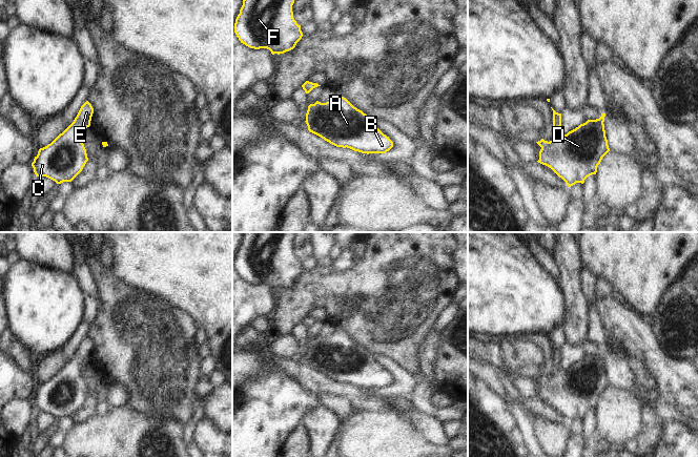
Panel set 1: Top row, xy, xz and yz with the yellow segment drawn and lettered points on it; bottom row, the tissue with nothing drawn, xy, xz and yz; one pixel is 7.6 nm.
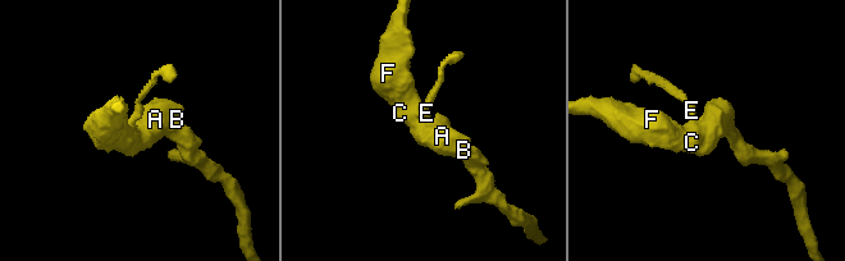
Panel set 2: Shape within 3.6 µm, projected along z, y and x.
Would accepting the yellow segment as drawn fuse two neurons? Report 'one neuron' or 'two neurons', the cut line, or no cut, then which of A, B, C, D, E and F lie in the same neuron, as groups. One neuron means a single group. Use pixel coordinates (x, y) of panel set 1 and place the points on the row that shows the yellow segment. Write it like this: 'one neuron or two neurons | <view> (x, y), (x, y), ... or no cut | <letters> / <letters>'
one neuron | no cut | A B C D E F

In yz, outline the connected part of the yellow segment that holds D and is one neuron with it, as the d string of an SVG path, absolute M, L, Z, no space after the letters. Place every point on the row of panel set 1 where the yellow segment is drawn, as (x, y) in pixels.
M553 108L553 127L555 129L555 138L553 141L545 141L541 139L536 142L540 147L538 163L550 167L566 184L571 187L576 183L584 183L584 180L596 174L597 167L602 158L610 151L604 130L604 117L596 120L588 120L567 134L561 134L559 128L561 126L561 113L556 112Z

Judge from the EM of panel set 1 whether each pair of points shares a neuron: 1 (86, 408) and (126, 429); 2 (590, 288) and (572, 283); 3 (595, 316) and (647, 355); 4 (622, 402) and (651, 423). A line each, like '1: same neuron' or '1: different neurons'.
1: different neurons
2: different neurons
3: different neurons
4: different neurons

